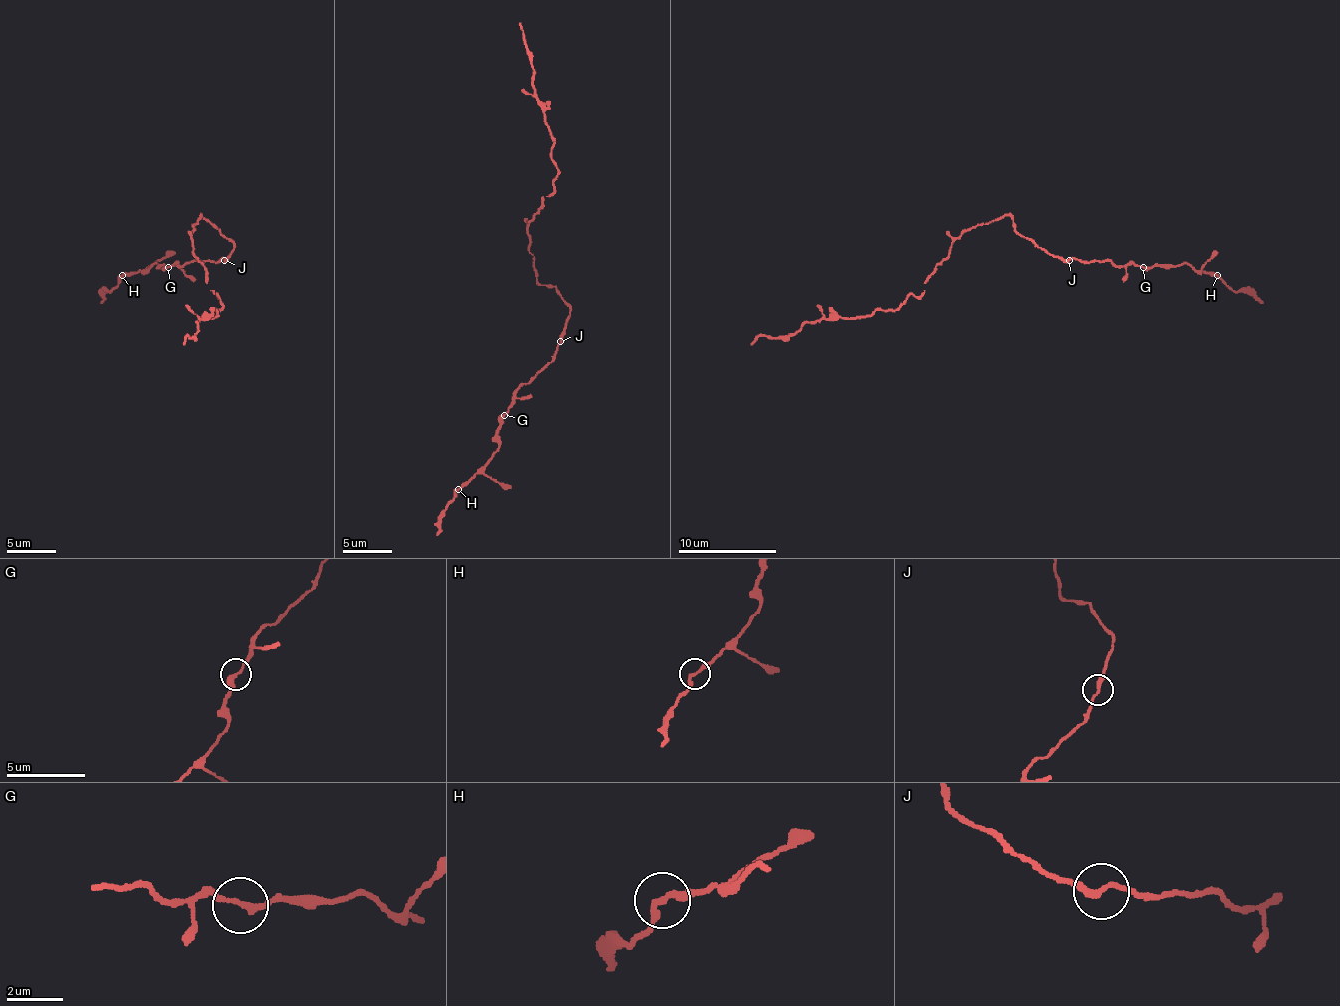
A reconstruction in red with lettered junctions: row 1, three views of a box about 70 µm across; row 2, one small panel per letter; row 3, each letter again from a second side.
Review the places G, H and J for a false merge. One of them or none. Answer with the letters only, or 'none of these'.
none of these

